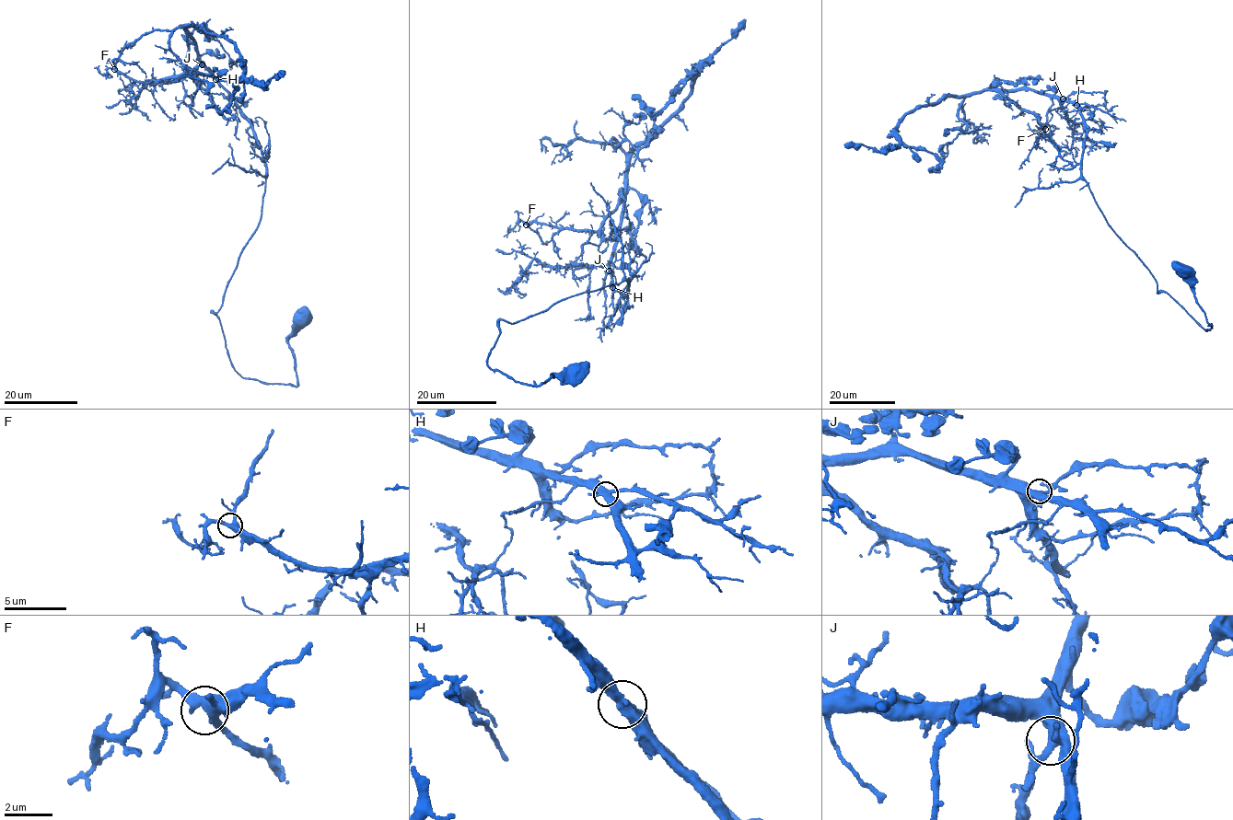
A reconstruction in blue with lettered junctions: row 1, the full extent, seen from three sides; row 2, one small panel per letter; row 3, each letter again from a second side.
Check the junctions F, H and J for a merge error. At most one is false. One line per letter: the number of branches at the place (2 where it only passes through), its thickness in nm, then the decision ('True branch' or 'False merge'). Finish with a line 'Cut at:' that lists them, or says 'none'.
F: Branches: 3. Thickness 400 nm. True branch
H: Branches: 3. Thickness 420 nm. True branch
J: Branches: 3. Thickness 400 nm. True branch
Cut at: none

